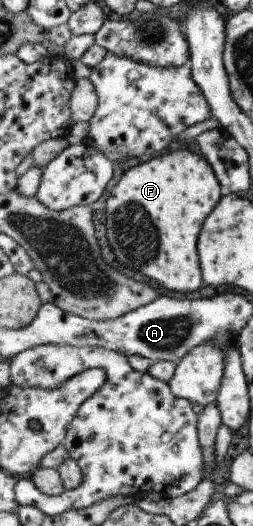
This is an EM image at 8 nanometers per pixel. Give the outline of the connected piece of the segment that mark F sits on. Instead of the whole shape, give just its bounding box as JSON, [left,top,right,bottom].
[107,149,224,292]

